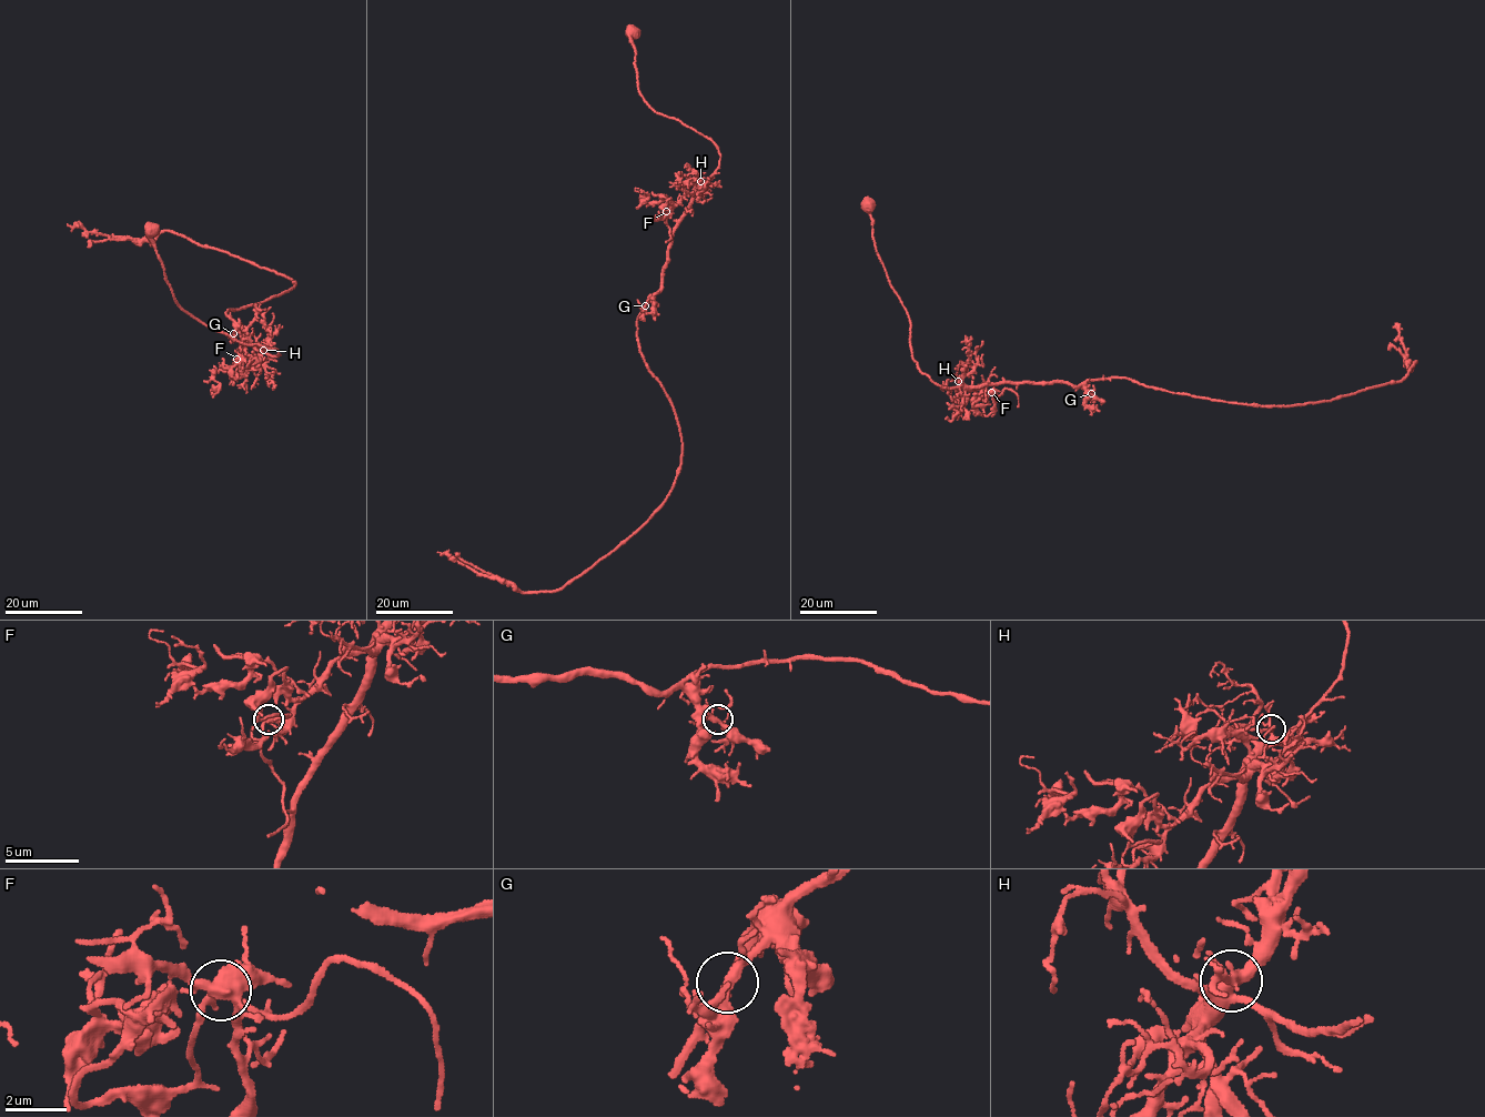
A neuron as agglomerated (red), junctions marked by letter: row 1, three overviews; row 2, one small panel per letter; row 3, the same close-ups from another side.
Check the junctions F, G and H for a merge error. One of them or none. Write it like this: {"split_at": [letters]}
{"split_at": ["F"]}

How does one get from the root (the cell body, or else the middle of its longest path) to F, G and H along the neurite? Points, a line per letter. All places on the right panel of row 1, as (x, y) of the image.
F: (869, 207), (876, 251), (909, 319), (909, 345), (918, 368), (946, 388), (963, 385), (991, 392)
G: (869, 207), (876, 251), (909, 319), (911, 355), (921, 372), (946, 388), (1056, 382), (1080, 385), (1091, 393)
H: (869, 207), (877, 254), (909, 319), (913, 360), (937, 384), (949, 388), (959, 386), (958, 381)

